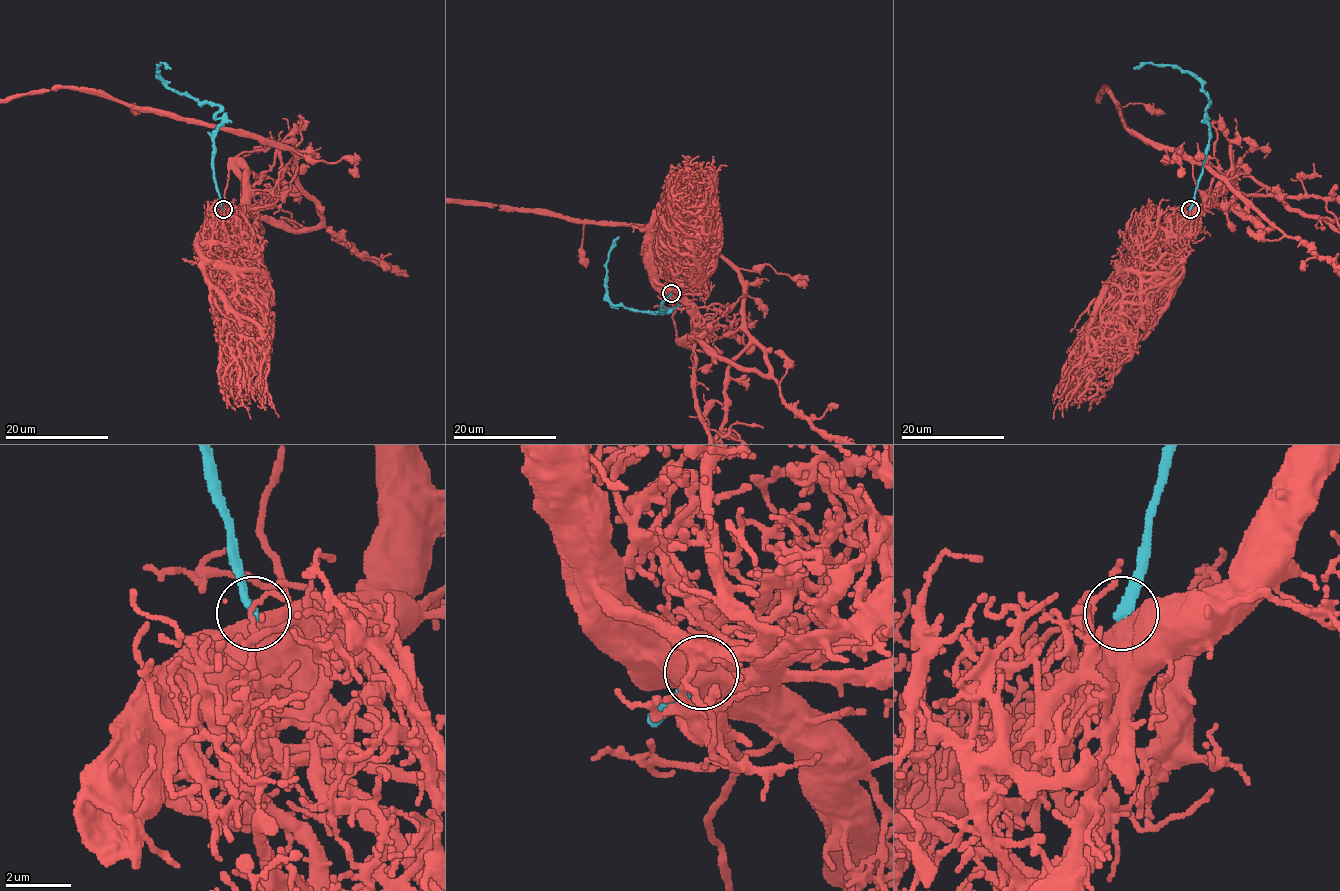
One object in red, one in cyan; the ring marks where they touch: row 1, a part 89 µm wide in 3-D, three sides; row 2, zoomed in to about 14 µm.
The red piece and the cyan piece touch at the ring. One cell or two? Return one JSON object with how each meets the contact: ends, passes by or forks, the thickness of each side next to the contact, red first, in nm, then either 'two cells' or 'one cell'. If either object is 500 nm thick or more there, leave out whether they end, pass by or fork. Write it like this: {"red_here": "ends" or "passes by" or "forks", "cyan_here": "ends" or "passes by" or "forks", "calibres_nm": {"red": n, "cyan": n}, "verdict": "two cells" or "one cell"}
{"calibres_nm": {"red": 850, "cyan": 300}, "verdict": "two cells"}

